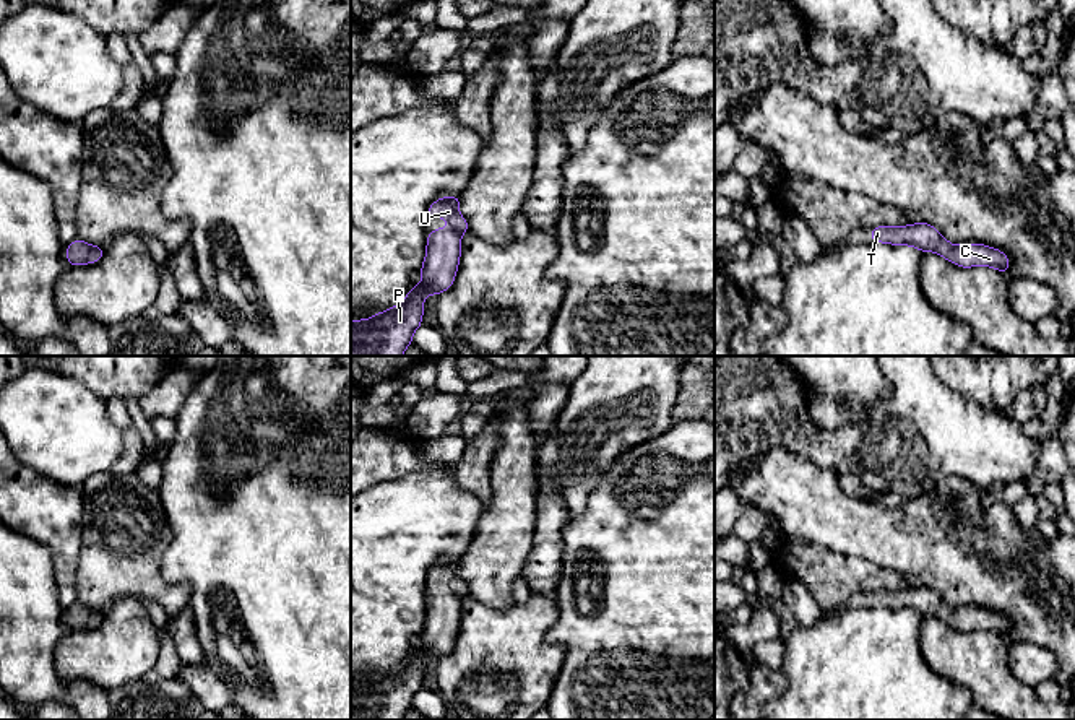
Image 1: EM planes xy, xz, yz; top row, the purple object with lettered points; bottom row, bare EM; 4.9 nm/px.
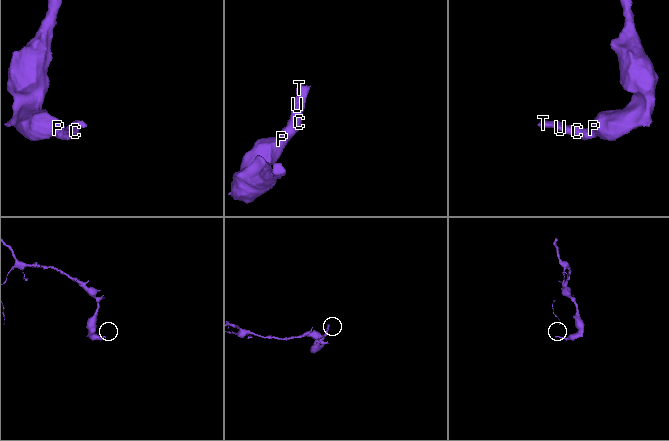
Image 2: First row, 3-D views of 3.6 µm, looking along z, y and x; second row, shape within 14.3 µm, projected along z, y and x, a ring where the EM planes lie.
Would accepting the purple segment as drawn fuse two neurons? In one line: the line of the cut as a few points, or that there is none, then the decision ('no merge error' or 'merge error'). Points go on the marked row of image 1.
no cut; no merge error

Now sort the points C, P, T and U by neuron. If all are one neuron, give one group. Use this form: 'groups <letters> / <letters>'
groups C P T U

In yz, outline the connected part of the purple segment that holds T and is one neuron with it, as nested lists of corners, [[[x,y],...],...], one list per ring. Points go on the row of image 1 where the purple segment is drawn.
[[[926,221],[906,226],[877,226],[872,228],[870,242],[892,245],[911,245],[921,252],[935,252],[956,267],[992,267],[1007,275],[1010,258],[999,249],[984,244],[955,244],[952,245],[934,226]]]

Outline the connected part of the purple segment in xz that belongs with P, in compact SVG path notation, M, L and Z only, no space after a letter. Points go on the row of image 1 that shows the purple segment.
M460 195L442 197L427 208L425 218L445 218L450 226L427 232L425 258L419 270L422 281L395 307L351 322L351 356L403 356L412 345L412 335L422 325L424 297L450 289L458 271L461 236L469 231L458 206Z

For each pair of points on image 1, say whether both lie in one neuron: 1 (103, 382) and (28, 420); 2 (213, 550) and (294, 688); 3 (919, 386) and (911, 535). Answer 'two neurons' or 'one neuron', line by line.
1: two neurons
2: one neuron
3: two neurons

